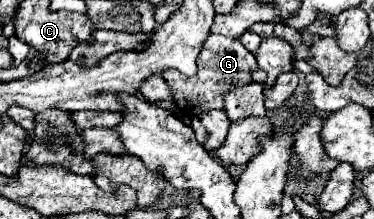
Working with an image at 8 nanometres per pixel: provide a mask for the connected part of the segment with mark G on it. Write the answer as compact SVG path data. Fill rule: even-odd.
M210 35L198 57L198 73L194 77L186 77L174 69L168 69L168 73L162 73L162 77L170 85L178 109L184 115L196 115L208 109L224 109L224 95L236 87L248 85L256 69L258 69L256 57L238 39L230 39L224 35Z

